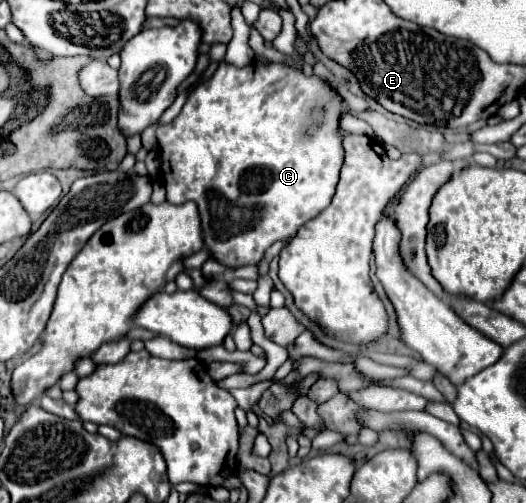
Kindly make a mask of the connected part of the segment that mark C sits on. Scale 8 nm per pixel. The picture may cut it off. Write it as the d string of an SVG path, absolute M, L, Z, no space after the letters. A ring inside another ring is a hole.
M221 61L219 67L215 69L215 73L189 95L181 113L171 123L157 129L157 145L159 145L161 159L163 159L161 171L163 171L163 181L165 181L165 189L167 189L167 201L177 203L177 205L185 203L185 201L195 201L199 205L199 215L201 215L201 225L203 225L203 235L205 235L205 247L213 253L213 257L219 263L229 265L229 267L255 265L267 247L271 247L275 241L293 239L301 225L315 219L333 201L333 195L335 195L335 189L339 183L339 171L341 171L343 157L345 157L343 135L341 135L341 125L339 125L343 113L347 113L343 97L337 95L337 91L317 75L307 77L303 71L289 67L289 65L283 65L283 63L253 61L245 67L237 67L237 65L231 65L227 61Z

